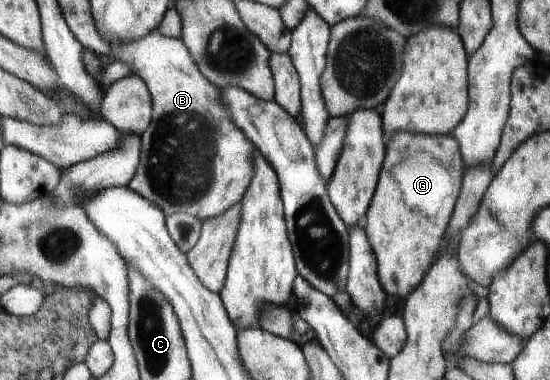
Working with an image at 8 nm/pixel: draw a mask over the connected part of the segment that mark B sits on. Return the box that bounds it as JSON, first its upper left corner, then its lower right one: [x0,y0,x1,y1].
[120,34,257,221]

